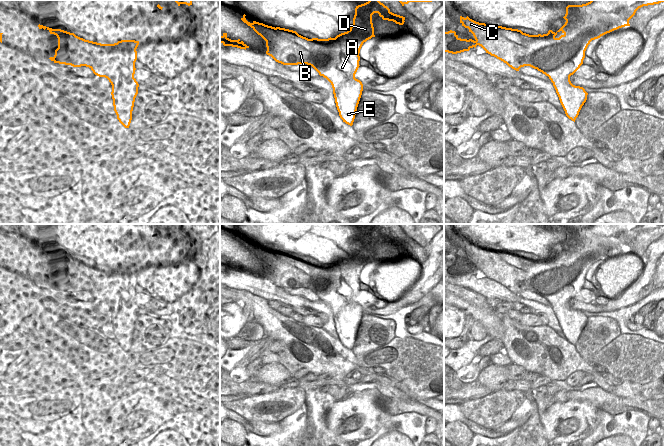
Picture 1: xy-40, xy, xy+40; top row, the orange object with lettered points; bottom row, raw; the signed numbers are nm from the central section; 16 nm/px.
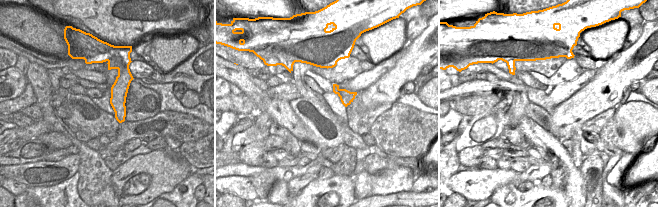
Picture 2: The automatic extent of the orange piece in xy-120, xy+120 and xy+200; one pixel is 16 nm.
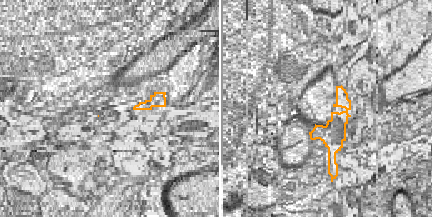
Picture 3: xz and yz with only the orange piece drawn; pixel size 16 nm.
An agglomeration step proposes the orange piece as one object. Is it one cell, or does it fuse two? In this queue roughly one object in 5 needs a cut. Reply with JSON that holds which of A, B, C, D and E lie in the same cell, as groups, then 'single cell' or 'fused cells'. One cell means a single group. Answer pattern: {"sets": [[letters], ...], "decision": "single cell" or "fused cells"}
{"sets": [["A", "B", "C", "D", "E"]], "decision": "single cell"}

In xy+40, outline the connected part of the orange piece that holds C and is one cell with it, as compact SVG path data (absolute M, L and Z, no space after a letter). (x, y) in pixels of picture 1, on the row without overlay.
M591 224L582 229L568 229L563 241L566 244L565 248L556 257L549 254L543 259L529 259L518 253L479 247L468 240L466 242L460 240L460 247L469 253L475 263L461 263L452 254L444 256L444 276L457 278L479 269L486 277L516 295L524 290L537 293L549 301L566 340L575 346L587 324L588 317L583 311L573 309L570 300L583 288L585 275L590 266L614 254L630 250L629 244L639 232L661 226L664 224Z

